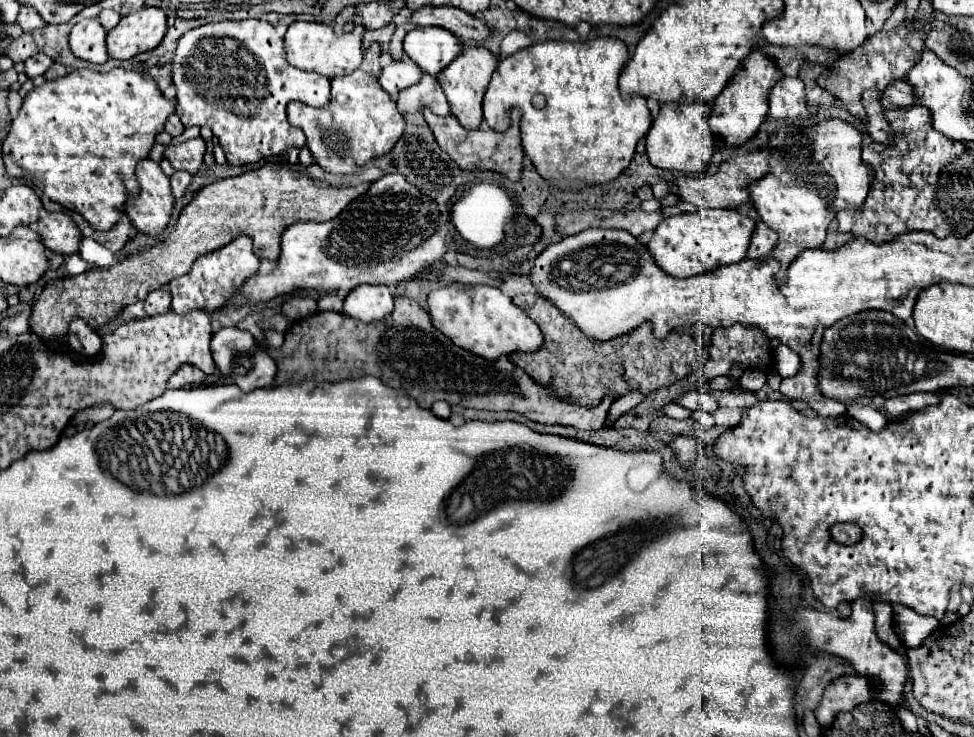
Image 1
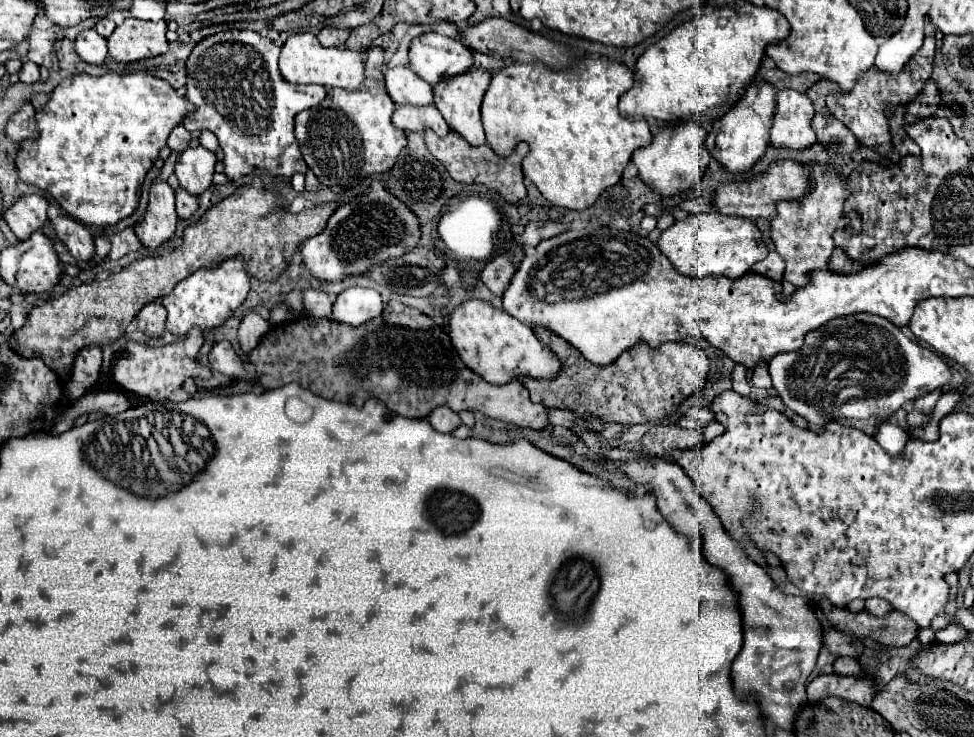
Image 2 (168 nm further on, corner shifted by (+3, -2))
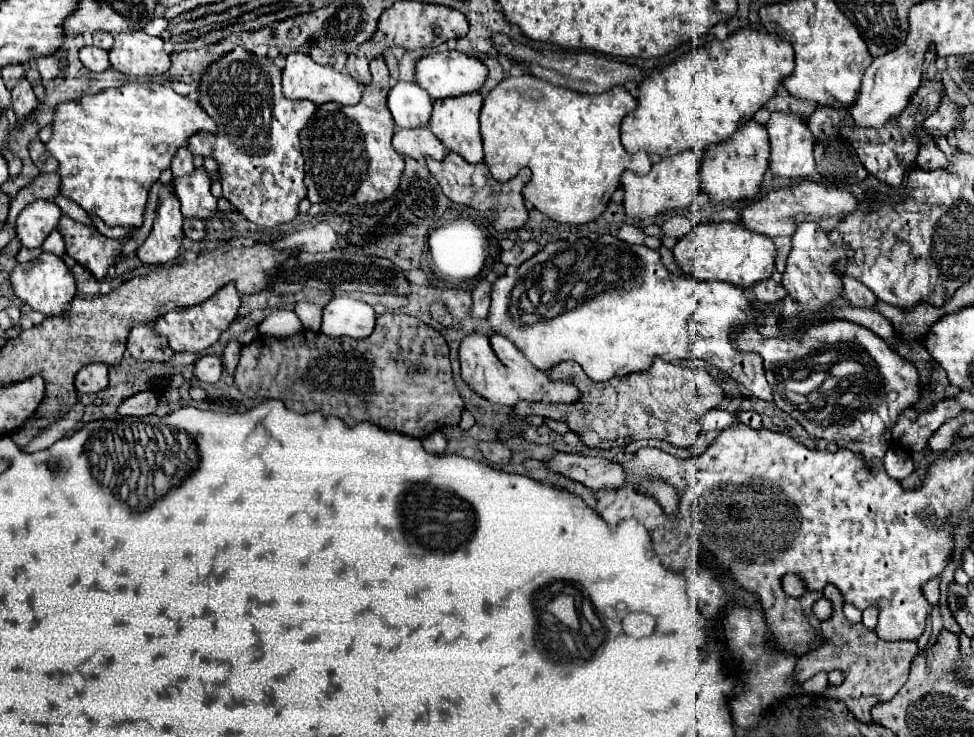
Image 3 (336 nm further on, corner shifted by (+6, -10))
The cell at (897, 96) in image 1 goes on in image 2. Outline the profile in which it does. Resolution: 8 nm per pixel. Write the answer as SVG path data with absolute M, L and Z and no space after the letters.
M929 79L923 87L923 91L911 101L907 103L905 107L905 121L907 123L915 123L923 117L931 117L931 115L937 115L939 113L939 107L941 105L941 93L939 93L939 87L933 79Z

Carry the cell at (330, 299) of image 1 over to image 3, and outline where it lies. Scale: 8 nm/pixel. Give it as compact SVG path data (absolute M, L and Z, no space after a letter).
M298 301L296 303L296 315L304 329L310 331L320 331L320 321L322 321L322 305L310 303L310 301Z

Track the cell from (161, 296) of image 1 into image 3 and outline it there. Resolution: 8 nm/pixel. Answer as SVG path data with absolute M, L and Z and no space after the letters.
M140 323L128 335L128 353L140 363L152 363L154 353L158 353L156 361L168 361L168 343L154 335L148 323Z

